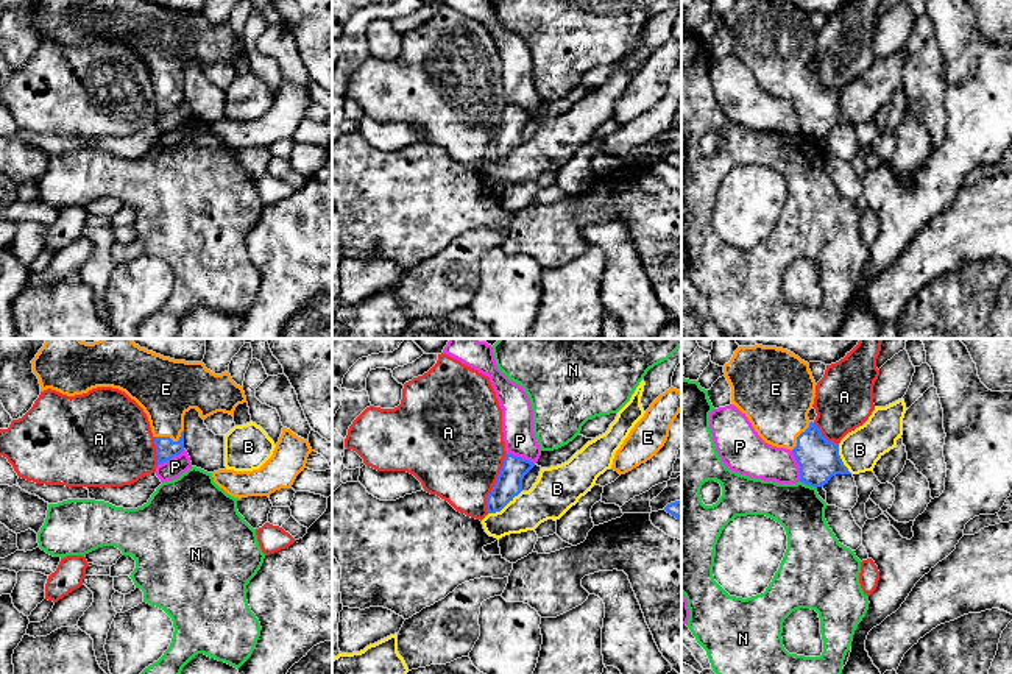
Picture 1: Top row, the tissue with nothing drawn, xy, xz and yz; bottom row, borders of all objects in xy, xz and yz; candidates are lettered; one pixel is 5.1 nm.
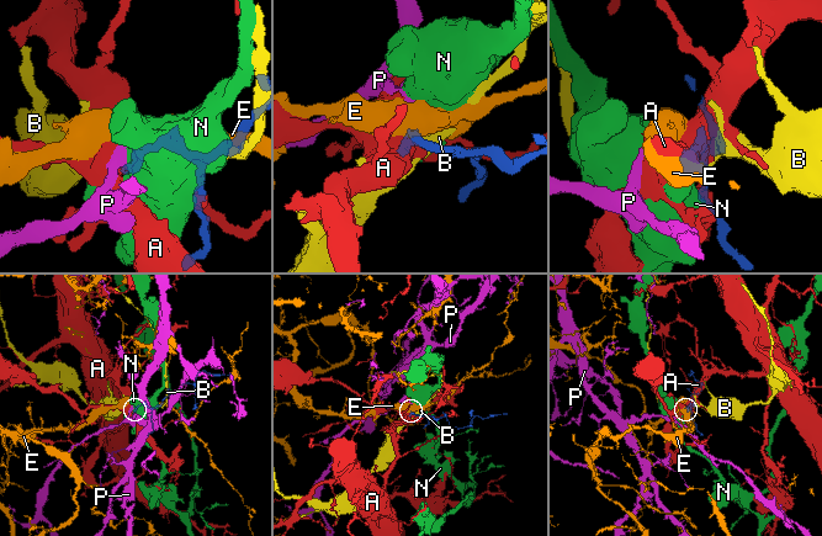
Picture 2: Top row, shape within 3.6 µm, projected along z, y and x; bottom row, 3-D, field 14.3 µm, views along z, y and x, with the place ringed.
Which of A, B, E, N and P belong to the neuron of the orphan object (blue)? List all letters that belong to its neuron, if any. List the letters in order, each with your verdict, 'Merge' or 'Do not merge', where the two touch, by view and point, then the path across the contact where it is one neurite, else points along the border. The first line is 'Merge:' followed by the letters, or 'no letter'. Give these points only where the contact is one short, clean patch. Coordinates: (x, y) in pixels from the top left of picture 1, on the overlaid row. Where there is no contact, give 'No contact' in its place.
Merge: E
A: Do not merge. Touches blue at xz (495, 484)
B: Do not merge. Touches blue at xz (504, 506)
E: Merge. Touches blue at xy (170, 439). Path across: xy (166, 448), (170, 439), (166, 418), (166, 390)
N: Do not merge. Touches blue at yz (808, 484). Boundary: yz (800, 481), (816, 487)
P: Do not merge. Touches blue at yz (799, 465). Boundary: yz (791, 451), (799, 467), (800, 481)

